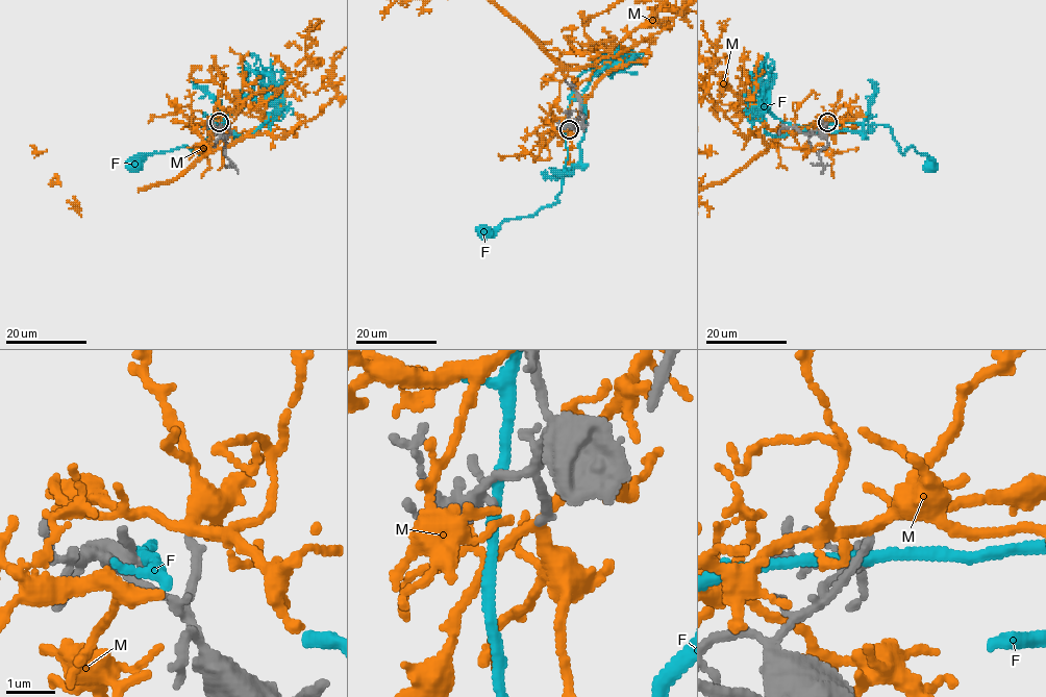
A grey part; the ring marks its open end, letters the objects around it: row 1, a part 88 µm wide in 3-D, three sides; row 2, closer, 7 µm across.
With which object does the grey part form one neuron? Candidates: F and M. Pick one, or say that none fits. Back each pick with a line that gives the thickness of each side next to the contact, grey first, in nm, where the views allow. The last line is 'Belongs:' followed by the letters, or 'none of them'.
Belongs: none of them

